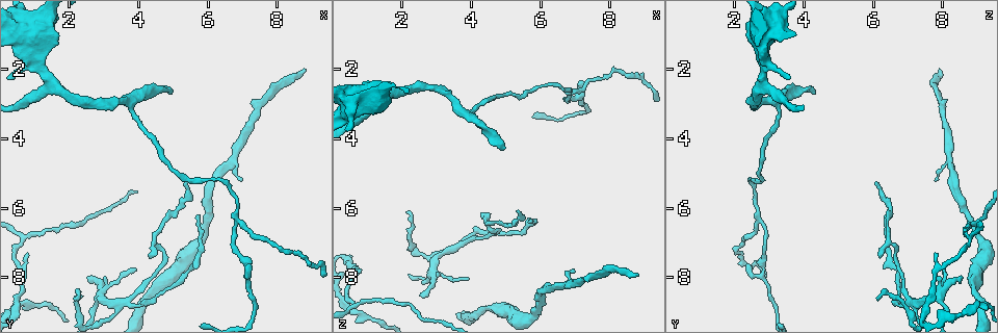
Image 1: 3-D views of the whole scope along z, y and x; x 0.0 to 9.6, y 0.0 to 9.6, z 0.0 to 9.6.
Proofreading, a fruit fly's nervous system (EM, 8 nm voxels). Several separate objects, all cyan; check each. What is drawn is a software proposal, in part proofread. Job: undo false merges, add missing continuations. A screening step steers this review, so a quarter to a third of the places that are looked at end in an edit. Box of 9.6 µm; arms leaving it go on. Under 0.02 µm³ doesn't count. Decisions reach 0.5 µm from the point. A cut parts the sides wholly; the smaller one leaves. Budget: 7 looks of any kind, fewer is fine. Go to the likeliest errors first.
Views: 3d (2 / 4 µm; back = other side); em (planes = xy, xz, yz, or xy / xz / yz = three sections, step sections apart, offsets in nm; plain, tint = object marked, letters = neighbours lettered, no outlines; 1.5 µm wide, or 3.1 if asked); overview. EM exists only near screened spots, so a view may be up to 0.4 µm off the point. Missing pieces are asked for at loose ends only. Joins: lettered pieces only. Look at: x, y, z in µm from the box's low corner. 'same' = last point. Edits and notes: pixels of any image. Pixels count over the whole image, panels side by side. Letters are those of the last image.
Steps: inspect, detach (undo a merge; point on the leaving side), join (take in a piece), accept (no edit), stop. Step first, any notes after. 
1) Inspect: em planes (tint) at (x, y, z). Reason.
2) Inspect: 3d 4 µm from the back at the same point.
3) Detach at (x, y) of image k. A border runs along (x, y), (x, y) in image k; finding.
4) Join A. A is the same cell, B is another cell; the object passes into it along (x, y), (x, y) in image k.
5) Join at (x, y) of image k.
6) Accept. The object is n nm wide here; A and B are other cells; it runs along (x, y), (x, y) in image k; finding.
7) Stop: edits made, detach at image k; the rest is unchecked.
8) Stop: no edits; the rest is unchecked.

Inspect: em planes (letters) at (5.00, 2.65, 4.35). Free end.

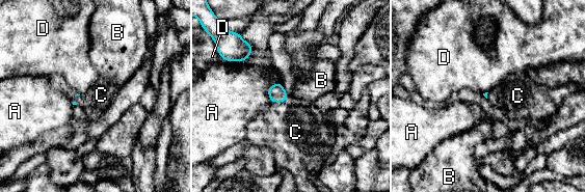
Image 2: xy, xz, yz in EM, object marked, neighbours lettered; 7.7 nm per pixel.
Join C. C is the same cell, A, B and D are other cells; the object passes into it along (276, 92), (280, 102), (293, 131) in image 2; the neuron continues.

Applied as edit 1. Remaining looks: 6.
Inspect: overview.

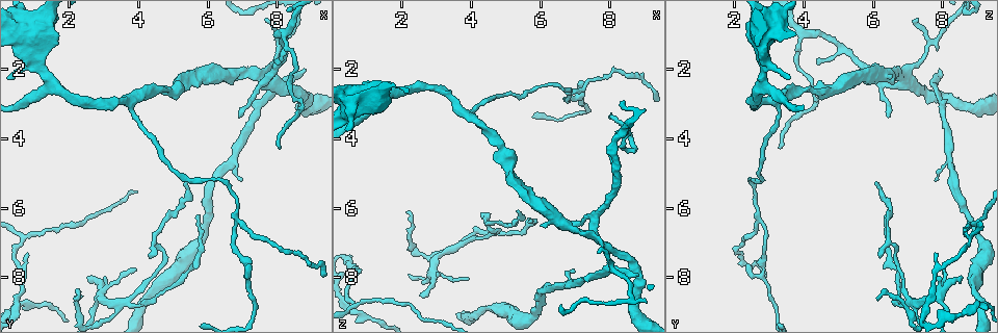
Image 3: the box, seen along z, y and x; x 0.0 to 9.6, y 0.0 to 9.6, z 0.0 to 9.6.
Inspect: em yz step 8 (letters) at (8.75, 2.00, 7.90). End of a long branch.

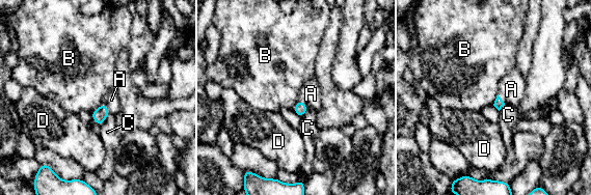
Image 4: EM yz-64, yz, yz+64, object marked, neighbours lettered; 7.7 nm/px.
Join A. The longest contact is with C, 130 nm; A is the same cell, B, C and D are other cells; it goes on there.

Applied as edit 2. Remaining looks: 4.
Inspect: overview. See it whole again.

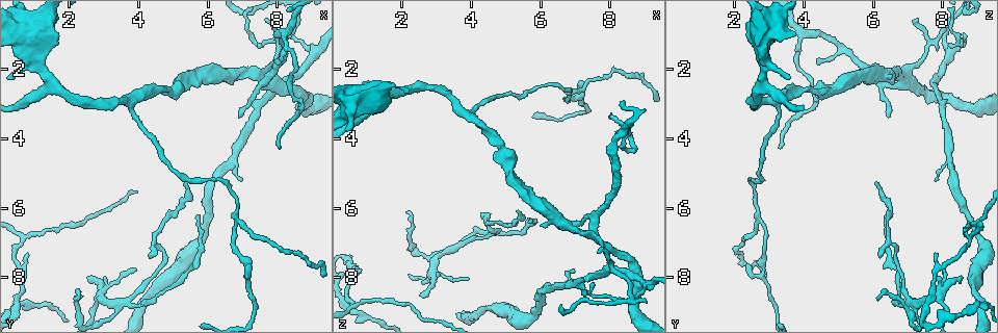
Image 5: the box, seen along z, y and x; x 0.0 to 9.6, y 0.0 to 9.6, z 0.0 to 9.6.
Inspect: em planes (letters) at (5.70, 6.20, 6.35). Tapers out.

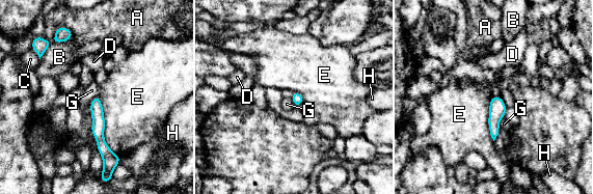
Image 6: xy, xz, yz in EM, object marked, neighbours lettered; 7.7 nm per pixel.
Accept. A, B, C, D, E, G and H are other cells; a border runs along (504, 116), (500, 120), (500, 130) in image 6; no lettered piece goes on from it.

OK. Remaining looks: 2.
Stop: edits made, join at image 2, join at image 4; the rest is unchecked.

